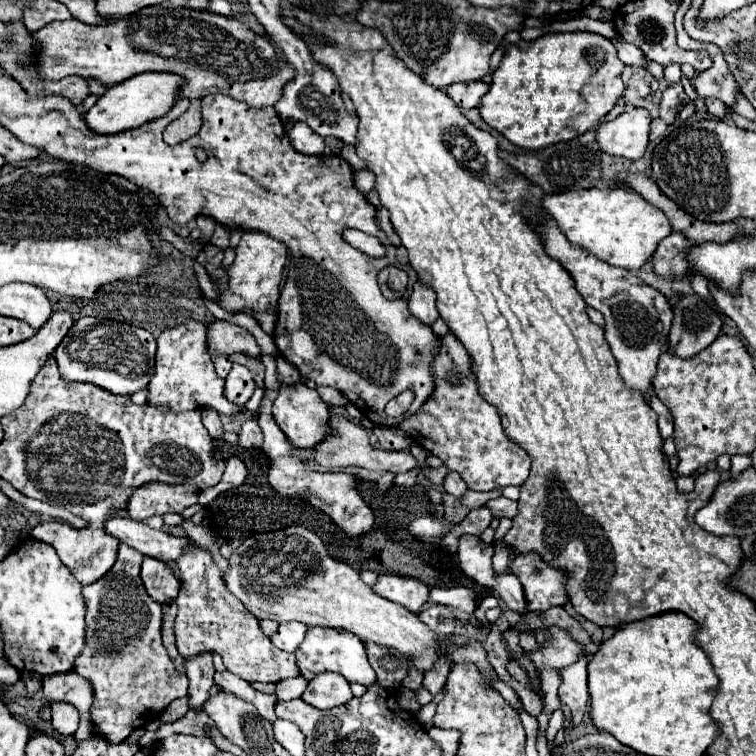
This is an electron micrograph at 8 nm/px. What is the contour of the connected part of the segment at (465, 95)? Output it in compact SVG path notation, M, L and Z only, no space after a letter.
M472 81L472 83L454 83L446 89L446 95L460 107L460 109L472 109L480 105L480 99L488 93L488 85L484 81Z

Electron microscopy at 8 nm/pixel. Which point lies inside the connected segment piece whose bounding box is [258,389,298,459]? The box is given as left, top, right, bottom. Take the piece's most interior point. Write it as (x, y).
(275, 443)

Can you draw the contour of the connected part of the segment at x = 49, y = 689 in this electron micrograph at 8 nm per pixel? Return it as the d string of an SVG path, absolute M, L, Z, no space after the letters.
M70 671L66 675L50 675L42 681L44 697L48 701L66 701L72 703L80 713L80 729L76 731L76 741L84 741L92 737L90 723L90 705L92 705L92 685L86 683L84 677Z

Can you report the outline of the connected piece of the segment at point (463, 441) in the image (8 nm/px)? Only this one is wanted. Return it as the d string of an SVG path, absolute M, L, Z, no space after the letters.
M444 335L438 337L440 347L438 353L434 357L434 391L430 395L430 399L426 399L426 403L420 407L420 411L416 411L414 415L406 417L398 427L420 447L424 447L428 453L440 457L444 461L444 465L450 471L456 471L468 485L468 489L472 491L494 491L498 487L520 487L530 471L530 457L526 455L526 451L522 447L518 447L516 443L512 443L502 429L498 411L480 397L478 393L478 381L476 375L472 371L472 359L468 355L468 351L464 349L464 345L452 335Z

